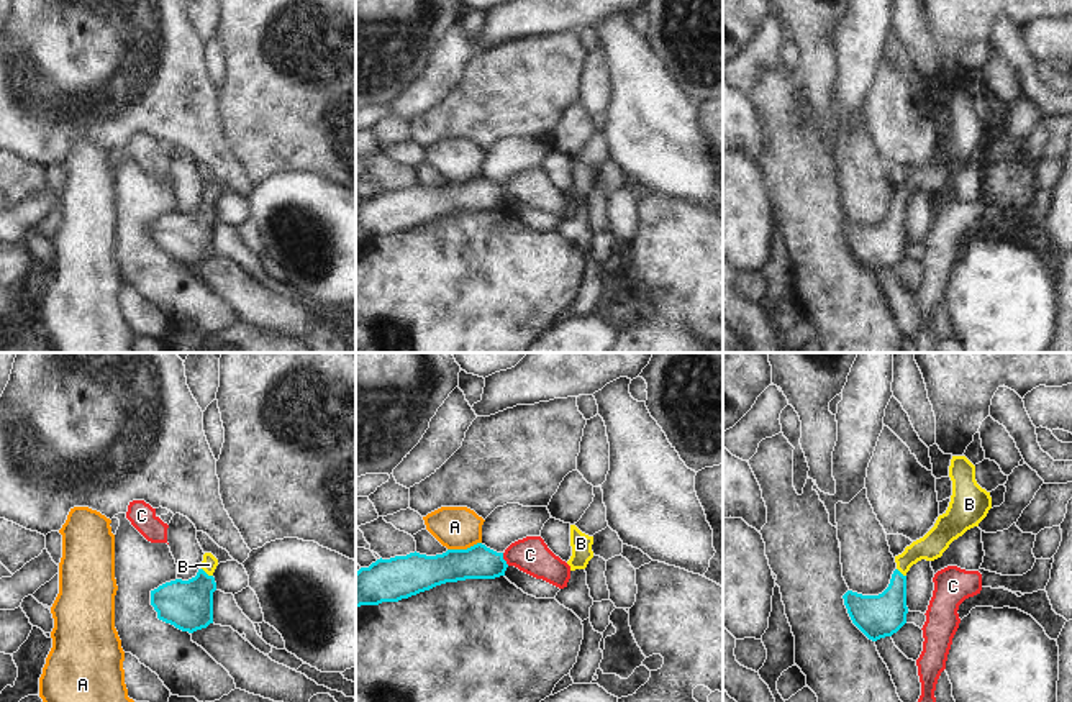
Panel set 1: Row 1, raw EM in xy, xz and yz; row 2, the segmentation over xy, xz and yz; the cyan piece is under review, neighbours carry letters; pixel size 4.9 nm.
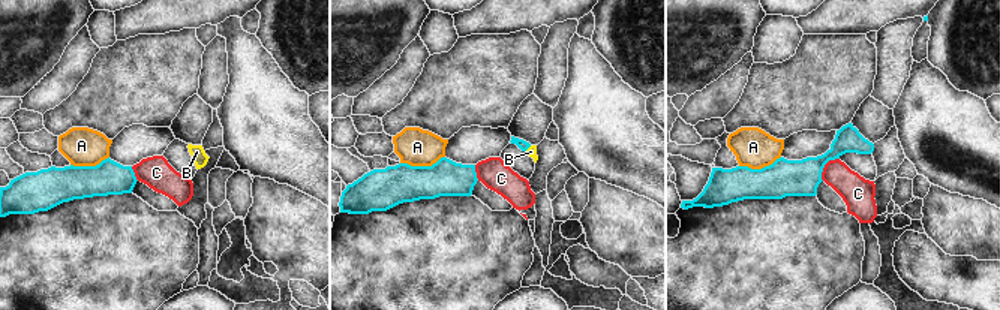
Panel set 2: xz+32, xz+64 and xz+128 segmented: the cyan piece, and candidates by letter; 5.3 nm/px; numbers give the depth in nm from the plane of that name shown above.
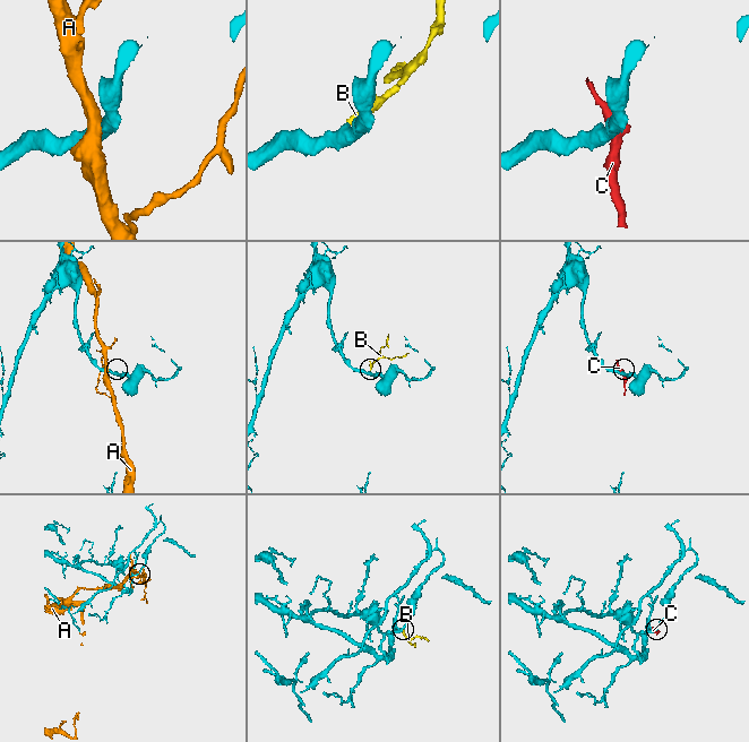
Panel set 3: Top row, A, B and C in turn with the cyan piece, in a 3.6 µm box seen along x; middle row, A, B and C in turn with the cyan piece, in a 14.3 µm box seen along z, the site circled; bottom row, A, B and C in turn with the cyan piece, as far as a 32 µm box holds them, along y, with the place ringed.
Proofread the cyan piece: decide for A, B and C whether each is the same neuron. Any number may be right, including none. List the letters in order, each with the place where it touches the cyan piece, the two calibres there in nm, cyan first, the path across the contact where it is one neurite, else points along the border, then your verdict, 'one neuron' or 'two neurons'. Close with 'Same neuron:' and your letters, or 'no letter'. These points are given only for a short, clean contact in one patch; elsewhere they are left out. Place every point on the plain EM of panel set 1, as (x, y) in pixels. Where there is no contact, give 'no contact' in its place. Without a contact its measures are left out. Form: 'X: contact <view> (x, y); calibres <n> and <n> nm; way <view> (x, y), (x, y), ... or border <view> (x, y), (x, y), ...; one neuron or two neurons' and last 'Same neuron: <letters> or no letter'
A: contact xz (464, 182); calibres 180 and 200 nm; border xz (481, 174), (466, 181), (448, 182); two neurons
B: contact xy (205, 205); calibres 240 and 80 nm; way xy (186, 237), (204, 217), (205, 205), (208, 197); one neuron
C: contact xz (504, 192); calibres 160 and 180 nm; border xz (502, 186), (508, 197); two neurons
Same neuron: B

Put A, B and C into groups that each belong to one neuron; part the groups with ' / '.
A / B / C

